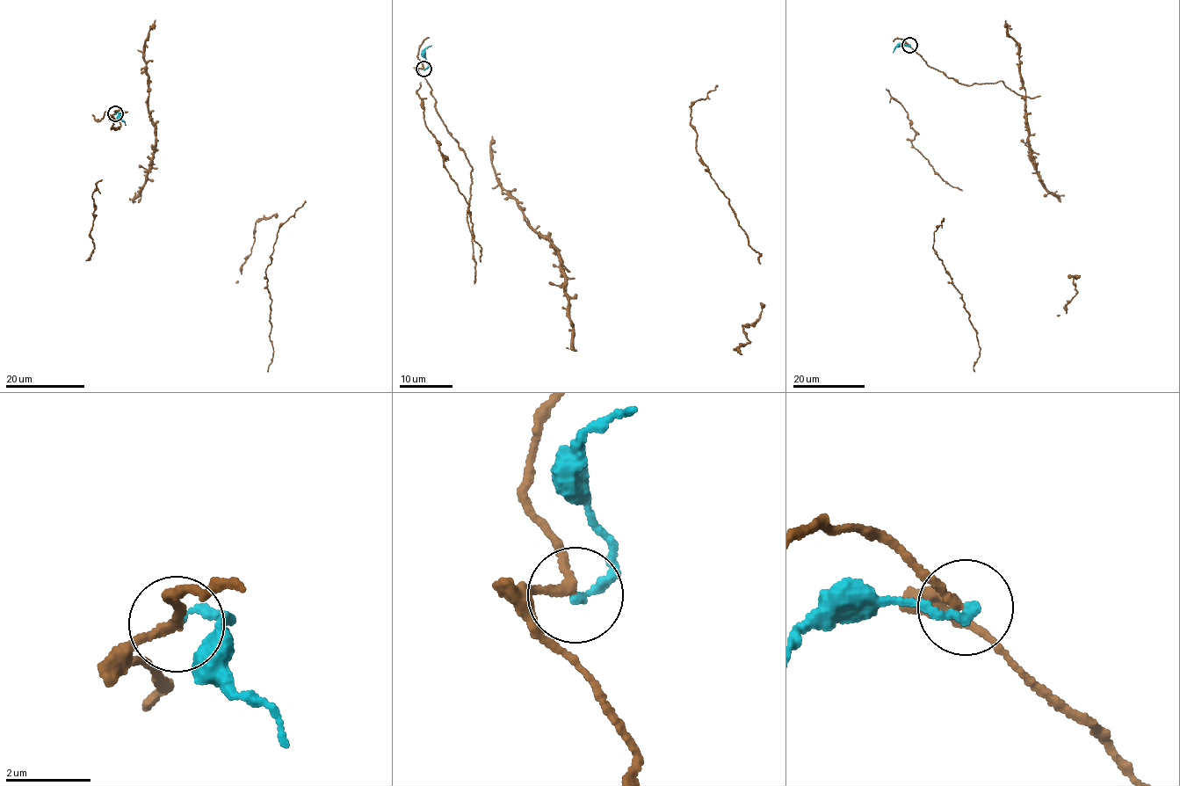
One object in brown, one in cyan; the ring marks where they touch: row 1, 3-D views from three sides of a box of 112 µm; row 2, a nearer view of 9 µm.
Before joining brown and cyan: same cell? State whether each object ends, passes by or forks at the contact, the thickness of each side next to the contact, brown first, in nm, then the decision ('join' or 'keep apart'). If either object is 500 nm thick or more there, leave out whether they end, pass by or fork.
brown passes by | cyan ends | 180/200 nm | keep apart

